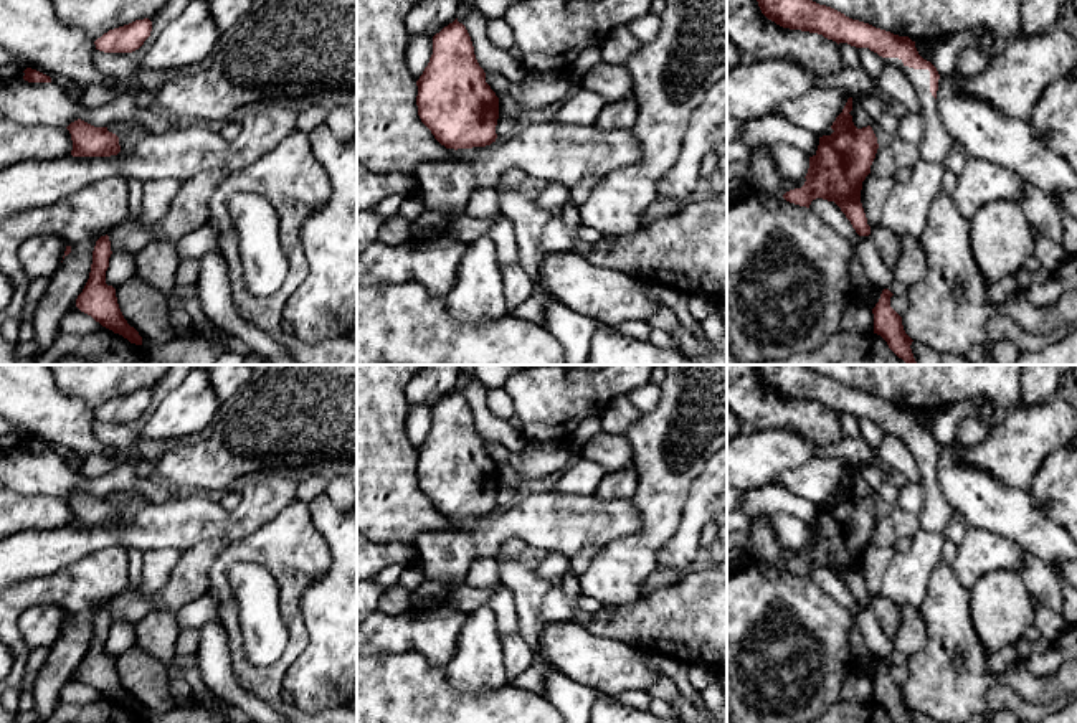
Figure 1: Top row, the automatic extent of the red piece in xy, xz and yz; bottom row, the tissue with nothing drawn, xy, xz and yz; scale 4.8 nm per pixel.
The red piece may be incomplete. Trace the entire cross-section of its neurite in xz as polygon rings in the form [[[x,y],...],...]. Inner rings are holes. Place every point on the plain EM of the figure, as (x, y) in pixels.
[[[458,388],[433,406],[433,424],[416,456],[418,485],[441,515],[458,520],[496,512],[499,467],[486,452],[471,406]]]

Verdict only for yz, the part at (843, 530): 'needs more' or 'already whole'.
already whole

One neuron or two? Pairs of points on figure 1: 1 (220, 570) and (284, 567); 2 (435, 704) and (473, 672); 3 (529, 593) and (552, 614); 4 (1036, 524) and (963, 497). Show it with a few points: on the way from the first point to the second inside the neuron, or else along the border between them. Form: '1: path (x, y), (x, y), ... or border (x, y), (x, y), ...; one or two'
1: path (235, 553), (268, 553); one
2: border (445, 666), (448, 682), (460, 692), (493, 689); two
3: border (554, 585), (540, 608), (540, 618), (547, 624); two
4: path (1018, 517), (982, 499); one

